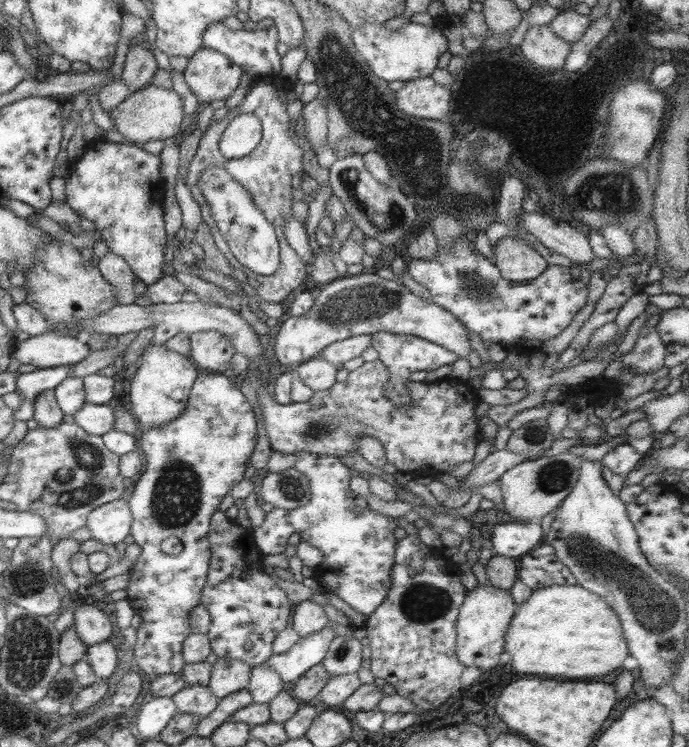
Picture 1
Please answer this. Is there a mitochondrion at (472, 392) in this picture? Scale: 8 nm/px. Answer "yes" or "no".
no

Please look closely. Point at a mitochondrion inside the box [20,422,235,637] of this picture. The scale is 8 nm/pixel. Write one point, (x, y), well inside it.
(175, 501)

